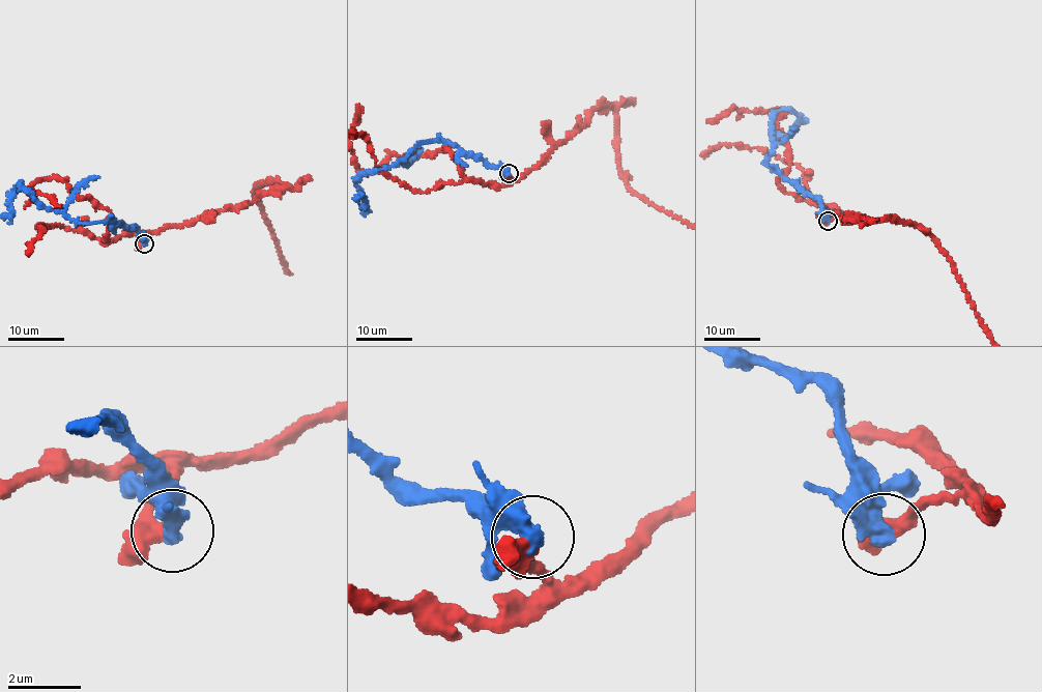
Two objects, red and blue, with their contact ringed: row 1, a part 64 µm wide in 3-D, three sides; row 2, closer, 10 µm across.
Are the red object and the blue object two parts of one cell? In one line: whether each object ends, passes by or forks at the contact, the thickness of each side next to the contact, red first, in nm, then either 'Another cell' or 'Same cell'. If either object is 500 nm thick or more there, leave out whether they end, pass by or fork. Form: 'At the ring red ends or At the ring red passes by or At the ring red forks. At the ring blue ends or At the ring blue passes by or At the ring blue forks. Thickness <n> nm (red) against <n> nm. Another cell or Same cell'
Thickness 380 nm (red) against 550 nm. Another cell

